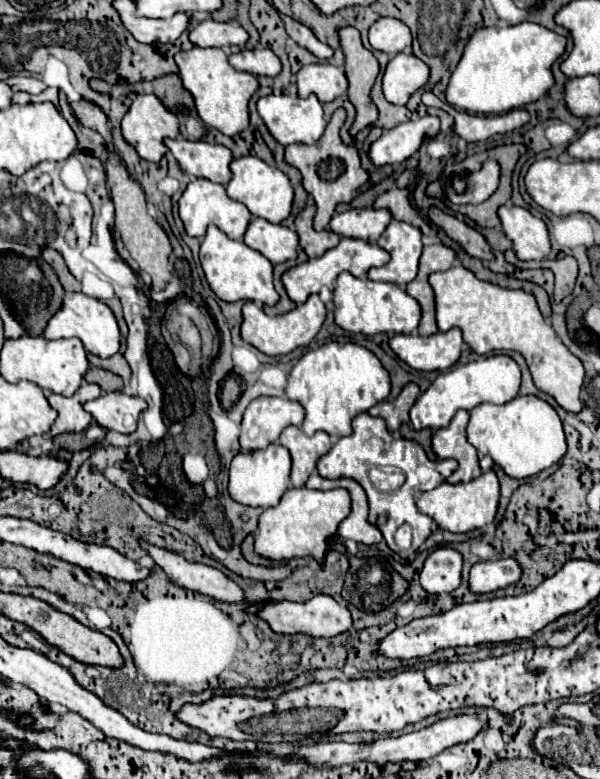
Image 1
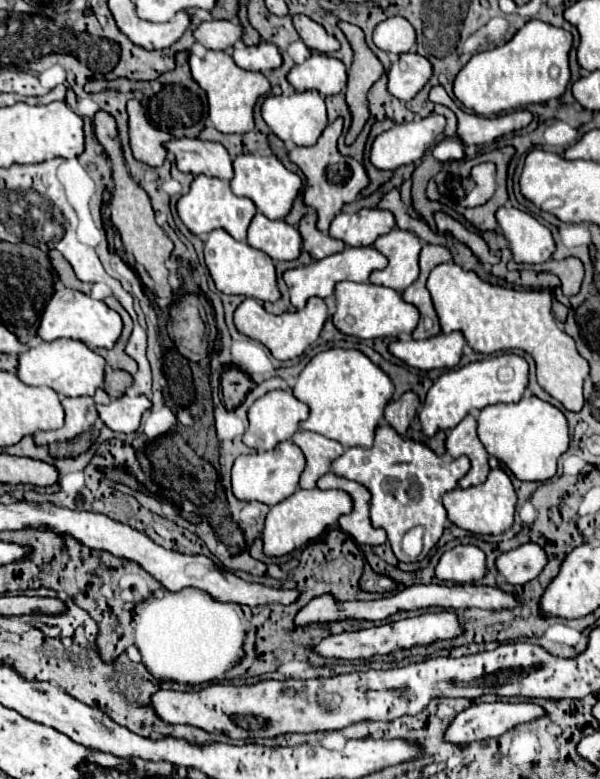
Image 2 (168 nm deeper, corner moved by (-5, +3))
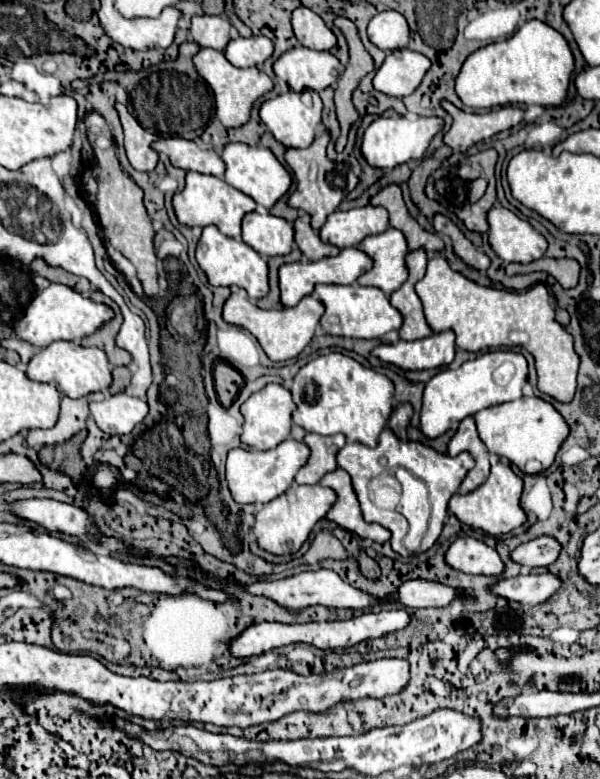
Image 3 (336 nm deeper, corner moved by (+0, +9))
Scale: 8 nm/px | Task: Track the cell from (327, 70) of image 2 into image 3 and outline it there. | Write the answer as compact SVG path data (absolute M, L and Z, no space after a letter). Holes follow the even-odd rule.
M302 45L288 49L274 61L276 77L284 79L296 93L304 89L322 91L336 83L342 71L340 61L328 51L312 51Z

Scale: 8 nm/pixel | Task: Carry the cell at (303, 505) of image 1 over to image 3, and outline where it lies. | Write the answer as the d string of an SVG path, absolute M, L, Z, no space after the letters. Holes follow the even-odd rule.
M294 483L284 495L276 497L274 501L266 503L256 513L254 523L254 535L258 545L272 553L272 555L290 555L296 553L304 541L310 537L314 525L328 513L328 509L334 505L336 493L322 485L298 485Z

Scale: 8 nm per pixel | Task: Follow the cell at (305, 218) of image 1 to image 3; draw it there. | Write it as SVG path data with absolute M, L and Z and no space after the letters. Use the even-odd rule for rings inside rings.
M298 211L298 219L294 221L294 231L296 231L296 245L300 247L302 255L310 261L318 261L340 253L338 247L322 243L322 239L310 227L310 215L304 211Z

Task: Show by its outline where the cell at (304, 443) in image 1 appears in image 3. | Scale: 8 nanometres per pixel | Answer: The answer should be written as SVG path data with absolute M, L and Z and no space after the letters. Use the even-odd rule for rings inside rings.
M306 433L304 443L310 447L312 453L310 453L308 463L298 471L296 483L312 485L312 483L318 483L324 477L324 473L330 473L338 467L336 465L336 453L338 453L338 449L342 449L346 445L346 439L340 433L330 435L330 437Z

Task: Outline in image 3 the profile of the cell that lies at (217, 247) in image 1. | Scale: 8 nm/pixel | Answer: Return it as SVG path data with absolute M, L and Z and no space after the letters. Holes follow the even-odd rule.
M216 225L204 227L202 237L198 239L198 247L196 247L196 261L198 261L200 269L206 273L210 285L216 285L216 287L218 285L222 285L222 287L238 285L238 287L246 289L246 293L252 301L256 301L256 299L260 299L268 293L268 265L266 265L266 259L262 255L258 255L246 243L222 235Z

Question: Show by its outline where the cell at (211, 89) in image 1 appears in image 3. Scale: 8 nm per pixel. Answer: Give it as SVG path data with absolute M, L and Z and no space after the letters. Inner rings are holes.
M200 49L194 57L194 65L198 73L206 79L206 83L212 87L216 97L216 117L226 127L242 127L250 119L254 101L274 89L274 81L262 69L238 69L224 57L222 51L216 49Z

